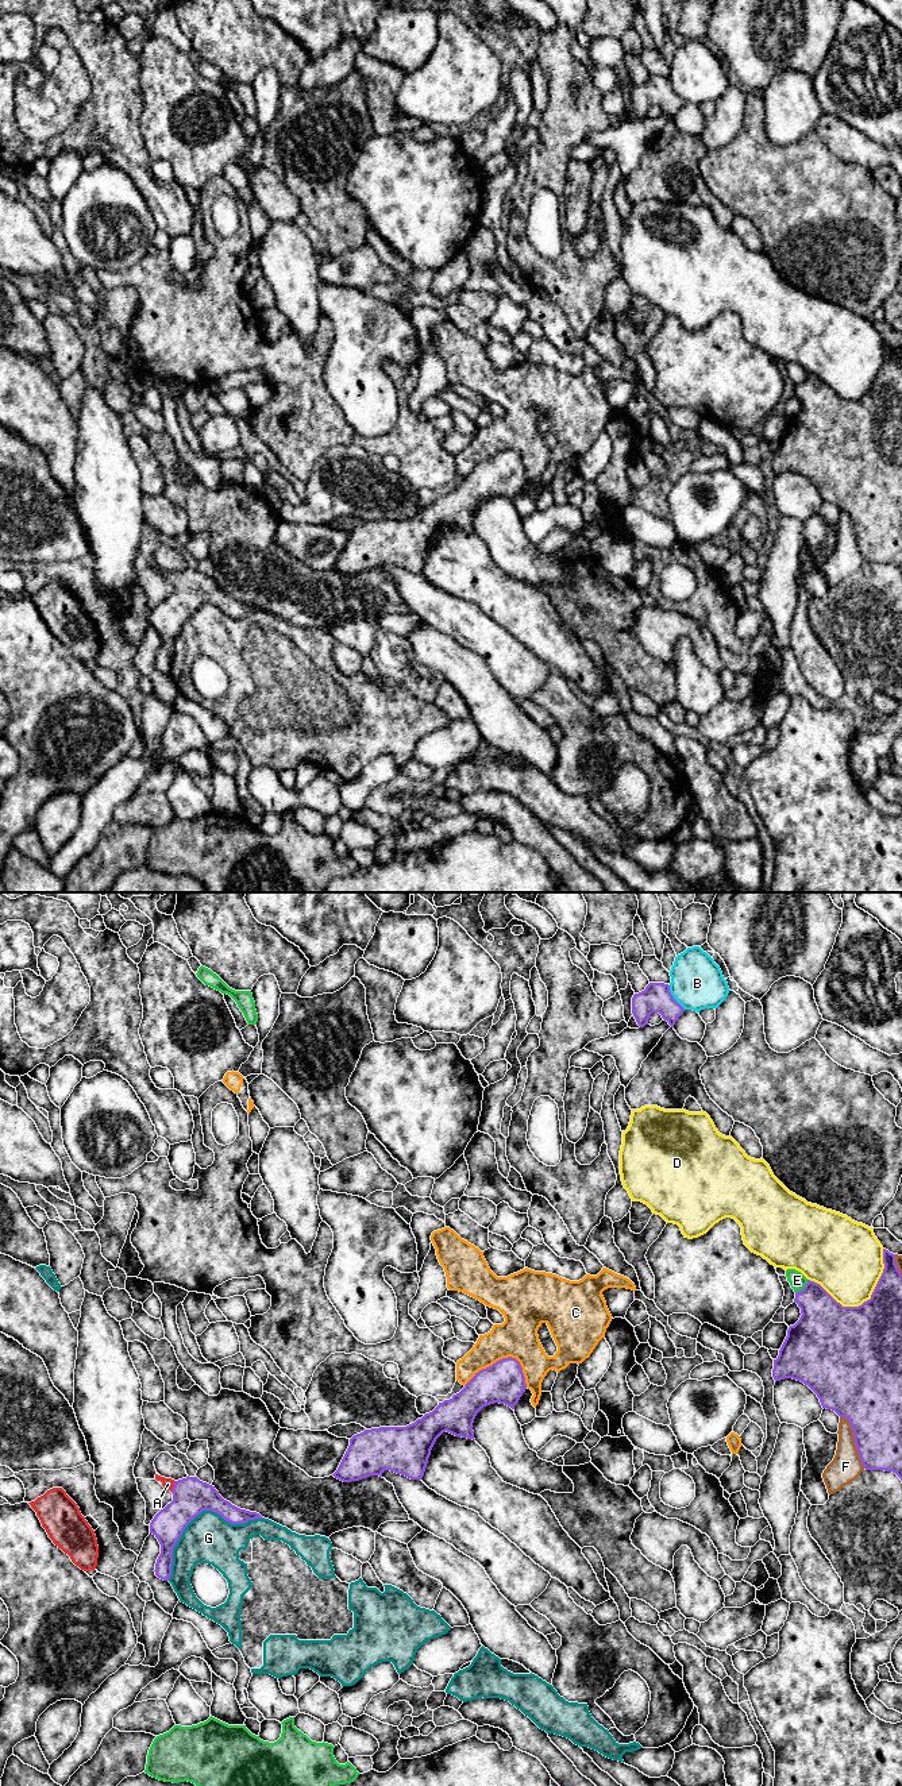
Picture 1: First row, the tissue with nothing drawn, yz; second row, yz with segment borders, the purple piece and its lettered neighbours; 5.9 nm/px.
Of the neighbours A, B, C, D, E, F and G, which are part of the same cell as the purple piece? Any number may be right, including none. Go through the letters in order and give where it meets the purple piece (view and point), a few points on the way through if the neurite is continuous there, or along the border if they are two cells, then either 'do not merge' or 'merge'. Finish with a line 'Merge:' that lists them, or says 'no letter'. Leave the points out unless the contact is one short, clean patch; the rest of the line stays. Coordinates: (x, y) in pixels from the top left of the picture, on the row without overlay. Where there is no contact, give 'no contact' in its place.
A: yz (174, 579) | across yz (191, 589), (174, 579), (168, 577) | merge
B: yz (673, 91) | do not merge
C: yz (502, 451) | do not merge
D: yz (864, 394) | do not merge
E: yz (804, 381) | do not merge
F: yz (855, 533) | do not merge
G: yz (197, 608) | do not merge
Merge: A

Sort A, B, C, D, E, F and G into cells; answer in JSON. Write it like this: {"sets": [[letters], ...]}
{"sets": [["A"], ["B"], ["C"], ["D"], ["E"], ["F"], ["G"]]}

